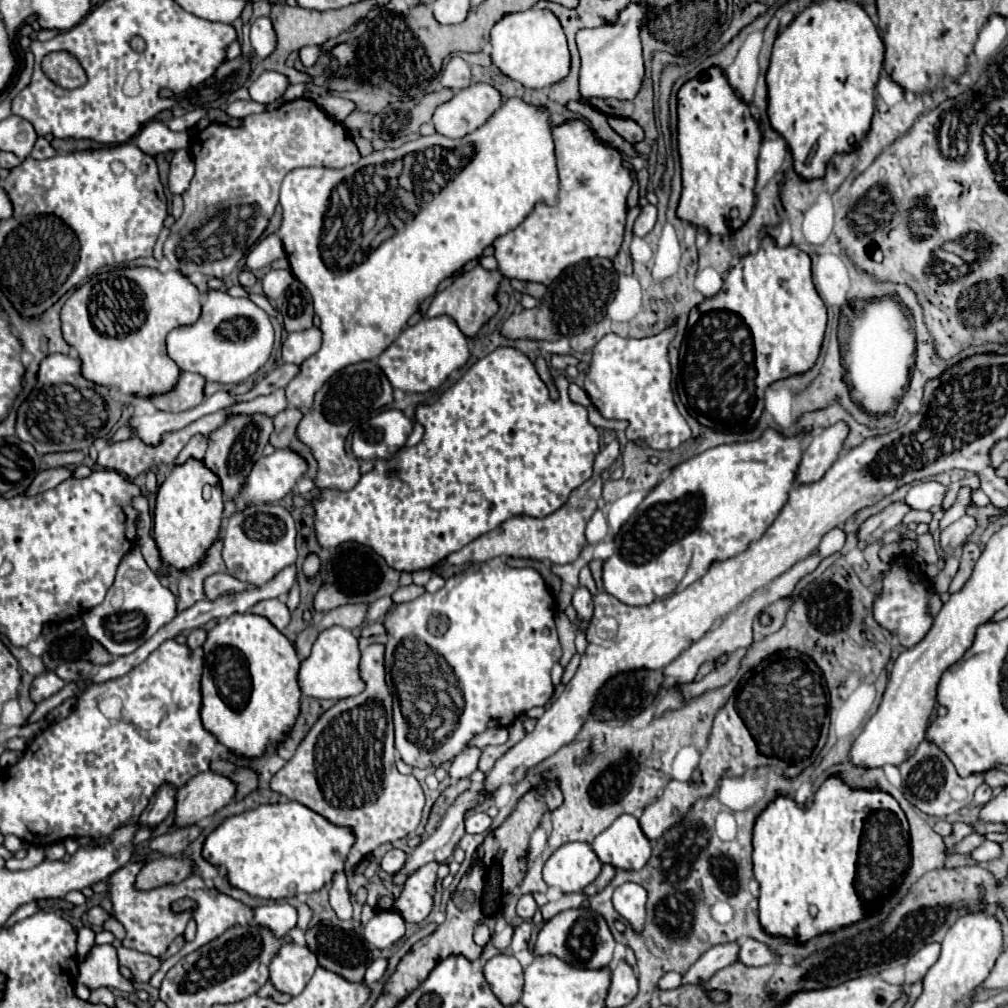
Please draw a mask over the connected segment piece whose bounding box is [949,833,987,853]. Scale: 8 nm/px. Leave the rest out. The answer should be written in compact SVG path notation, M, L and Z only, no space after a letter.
M973 833L969 837L965 837L961 843L957 843L953 849L949 849L949 853L971 853L973 849L977 849L981 843L985 843L985 835L981 833Z

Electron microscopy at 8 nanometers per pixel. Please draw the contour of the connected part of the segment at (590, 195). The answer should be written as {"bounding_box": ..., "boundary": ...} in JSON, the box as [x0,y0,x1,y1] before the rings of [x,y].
{"bounding_box":[495,119,631,285],"boundary":[[[571,119],[551,129],[555,141],[559,195],[555,205],[535,203],[525,221],[511,233],[497,237],[495,259],[499,271],[509,279],[535,281],[549,285],[563,269],[583,259],[605,257],[613,259],[625,237],[627,193],[631,189],[631,171],[623,167],[621,153],[603,145],[591,133],[591,127],[579,119]]]}

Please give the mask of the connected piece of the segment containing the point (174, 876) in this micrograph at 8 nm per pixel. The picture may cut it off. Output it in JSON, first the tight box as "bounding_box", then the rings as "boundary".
{"bounding_box":[135,855,193,891],"boundary":[[[161,855],[153,861],[149,861],[135,879],[135,889],[149,891],[157,889],[159,885],[177,885],[183,879],[187,879],[193,873],[191,863],[185,857],[173,859],[167,855]]]}

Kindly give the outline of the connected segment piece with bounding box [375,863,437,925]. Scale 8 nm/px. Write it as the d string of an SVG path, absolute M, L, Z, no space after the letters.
M429 863L423 869L417 869L401 887L397 897L381 897L375 909L387 911L395 909L407 923L423 923L429 913L433 911L433 897L435 897L435 883L437 883L437 865Z

